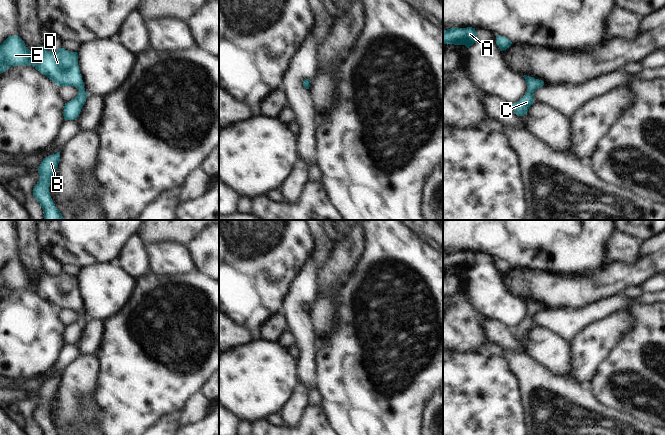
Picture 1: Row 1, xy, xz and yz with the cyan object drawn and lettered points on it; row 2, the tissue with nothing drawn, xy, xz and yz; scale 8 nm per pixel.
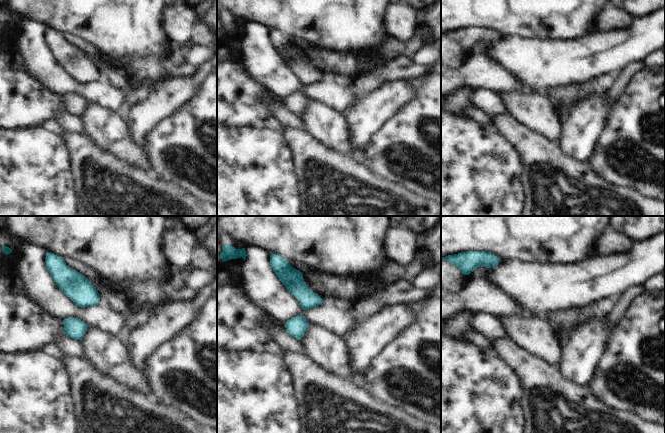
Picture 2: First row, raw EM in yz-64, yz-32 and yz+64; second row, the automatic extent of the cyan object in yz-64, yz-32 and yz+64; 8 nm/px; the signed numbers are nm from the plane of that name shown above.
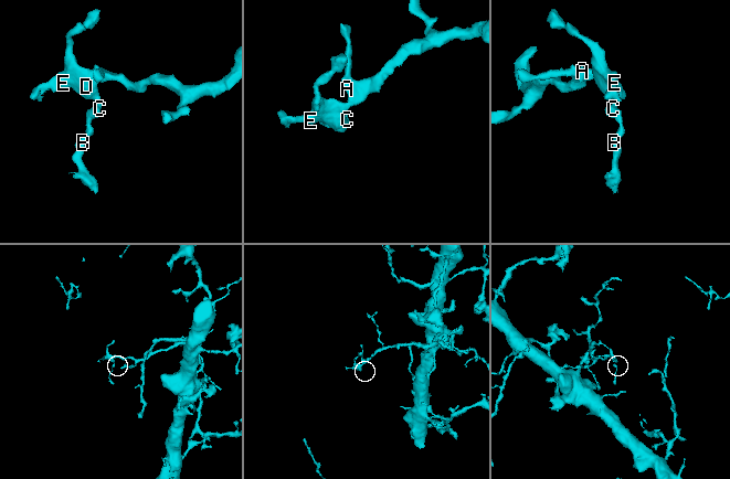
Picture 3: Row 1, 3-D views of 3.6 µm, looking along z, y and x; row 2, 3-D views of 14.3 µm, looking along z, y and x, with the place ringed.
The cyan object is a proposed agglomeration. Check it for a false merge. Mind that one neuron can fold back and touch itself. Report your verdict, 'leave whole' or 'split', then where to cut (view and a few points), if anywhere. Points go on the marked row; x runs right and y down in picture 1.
leave whole; no cut

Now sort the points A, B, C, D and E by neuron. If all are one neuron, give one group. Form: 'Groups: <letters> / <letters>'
Groups: A B C D E.

